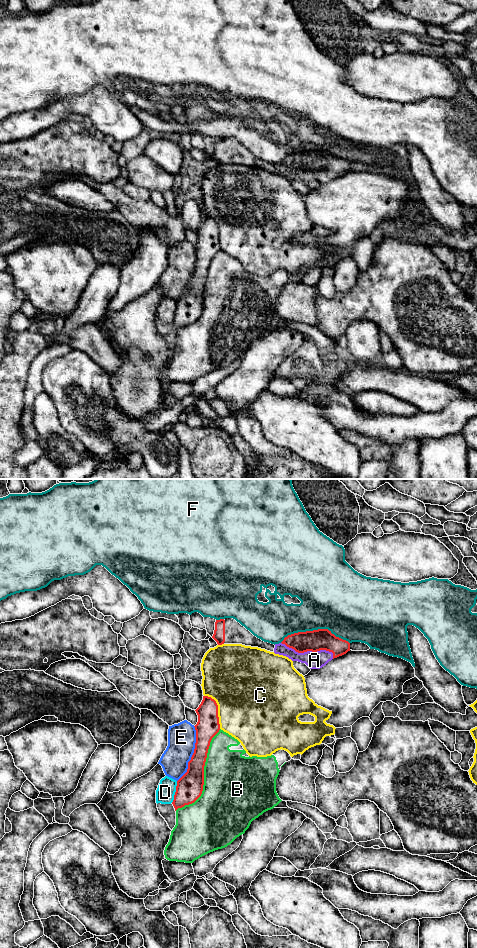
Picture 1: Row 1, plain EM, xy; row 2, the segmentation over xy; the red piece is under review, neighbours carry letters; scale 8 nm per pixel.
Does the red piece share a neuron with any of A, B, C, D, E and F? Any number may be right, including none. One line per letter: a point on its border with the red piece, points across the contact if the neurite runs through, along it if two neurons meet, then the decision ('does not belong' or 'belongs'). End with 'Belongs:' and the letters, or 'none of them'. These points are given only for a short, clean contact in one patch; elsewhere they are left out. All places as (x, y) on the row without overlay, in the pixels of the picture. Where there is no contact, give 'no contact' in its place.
A: meets red in xy at (309, 170); belongs
B: meets red in xy at (203, 295); does not belong
C: meets red in xy at (217, 229); does not belong
D: meets red in xy at (175, 312); does not belong
E: meets red in xy at (193, 274); does not belong
F: meets red in xy at (315, 150); does not belong
Belongs: A

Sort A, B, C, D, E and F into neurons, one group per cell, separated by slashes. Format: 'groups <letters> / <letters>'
groups A / B / C / D / E / F

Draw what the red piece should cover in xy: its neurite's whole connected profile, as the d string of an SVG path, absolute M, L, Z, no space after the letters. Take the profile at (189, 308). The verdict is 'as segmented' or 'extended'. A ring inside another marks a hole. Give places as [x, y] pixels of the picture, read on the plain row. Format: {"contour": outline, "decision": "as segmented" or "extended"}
{"contour": "M203 216L195 230L198 242L194 273L188 282L187 292L177 301L176 312L172 322L175 331L185 325L194 323L202 314L204 305L204 286L212 258L219 252L218 225L214 219Z", "decision": "as segmented"}

